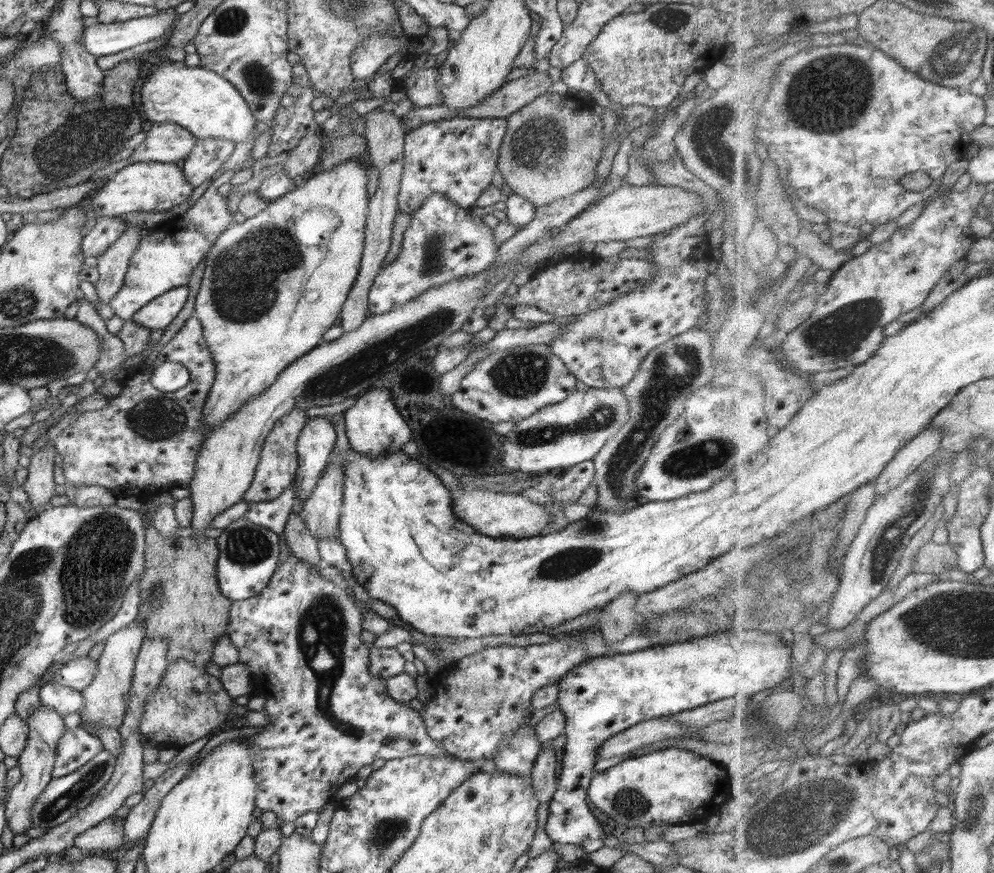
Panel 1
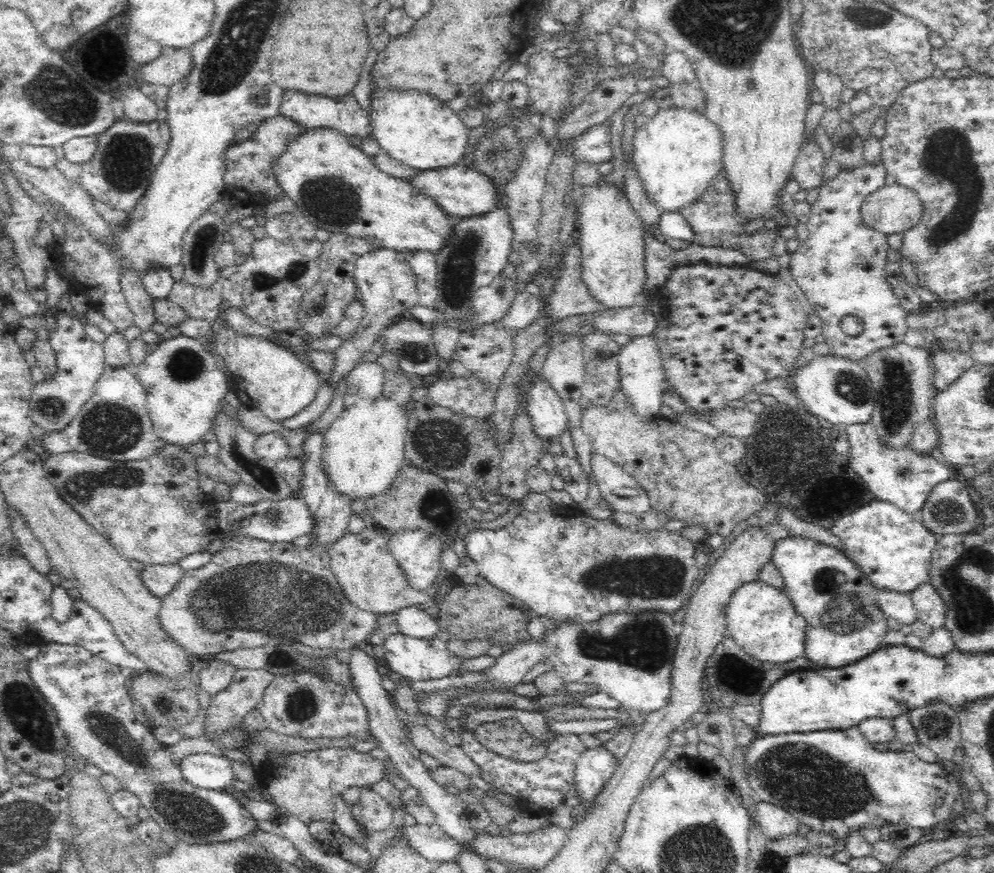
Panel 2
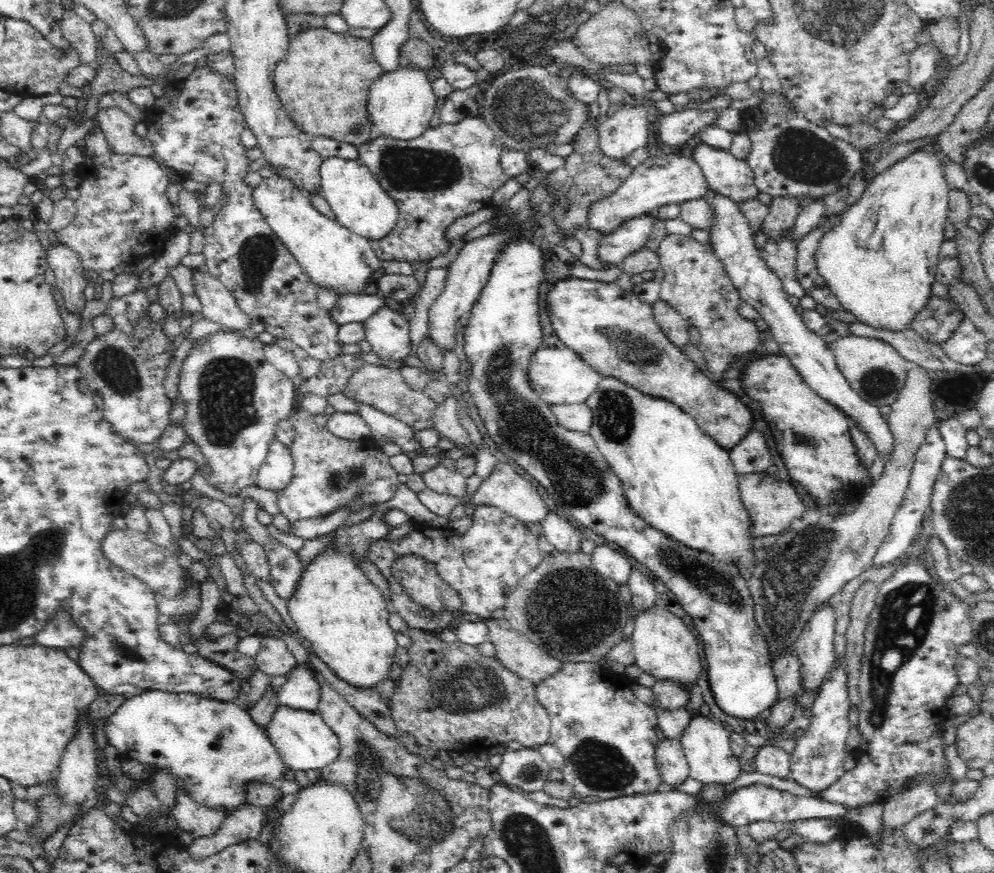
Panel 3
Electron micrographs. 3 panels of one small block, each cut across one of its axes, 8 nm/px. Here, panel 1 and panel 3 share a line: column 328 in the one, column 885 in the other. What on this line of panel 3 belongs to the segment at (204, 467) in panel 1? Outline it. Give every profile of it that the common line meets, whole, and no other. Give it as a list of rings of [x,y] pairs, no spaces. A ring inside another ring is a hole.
[[[849,334],[831,342],[829,347],[834,353],[838,369],[853,385],[854,391],[877,407],[891,405],[898,398],[907,372],[915,365],[904,359],[889,343],[876,338]]]

